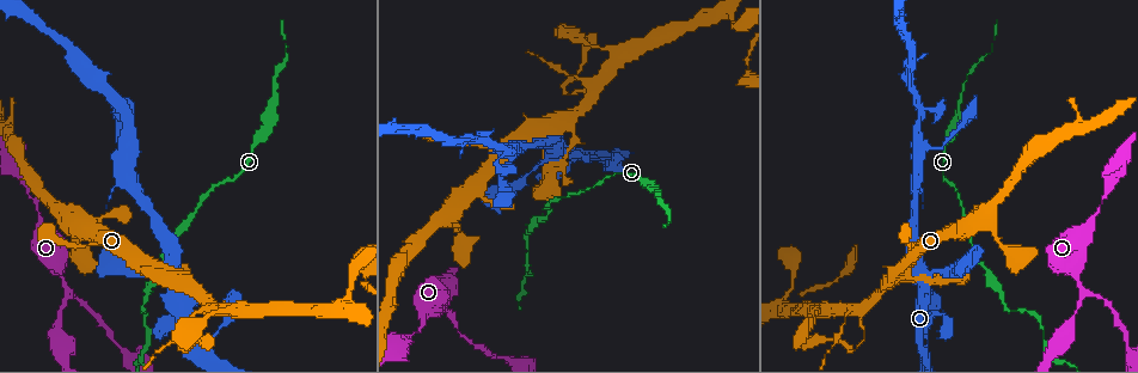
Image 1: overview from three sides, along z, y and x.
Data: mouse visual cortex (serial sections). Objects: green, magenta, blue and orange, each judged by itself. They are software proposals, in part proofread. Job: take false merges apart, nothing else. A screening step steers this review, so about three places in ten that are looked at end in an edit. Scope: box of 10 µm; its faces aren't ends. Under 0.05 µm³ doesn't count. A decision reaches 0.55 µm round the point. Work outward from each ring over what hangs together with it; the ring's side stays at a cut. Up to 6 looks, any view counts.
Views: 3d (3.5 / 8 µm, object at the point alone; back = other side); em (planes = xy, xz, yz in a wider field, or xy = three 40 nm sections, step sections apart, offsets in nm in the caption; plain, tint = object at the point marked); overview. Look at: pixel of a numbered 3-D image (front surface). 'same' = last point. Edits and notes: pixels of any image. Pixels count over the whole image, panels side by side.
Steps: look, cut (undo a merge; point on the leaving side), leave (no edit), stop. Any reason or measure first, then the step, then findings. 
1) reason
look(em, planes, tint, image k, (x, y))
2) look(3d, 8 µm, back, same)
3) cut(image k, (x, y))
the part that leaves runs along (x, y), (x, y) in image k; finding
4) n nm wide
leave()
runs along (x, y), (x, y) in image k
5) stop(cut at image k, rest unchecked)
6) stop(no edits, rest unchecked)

branch point
look(em, planes, tint, image 1, (126, 111))

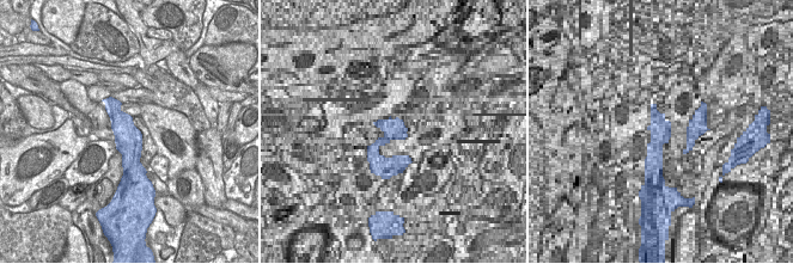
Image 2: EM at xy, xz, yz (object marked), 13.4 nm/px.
see where the arms go
look(3d, 3.5 µm, same)

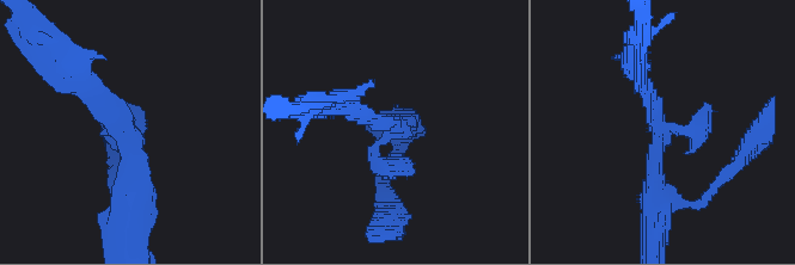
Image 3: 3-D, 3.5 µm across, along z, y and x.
leave()
runs along (132, 209), (132, 136), (73, 74) in image 3; all the same cell

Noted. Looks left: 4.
abrupt turn
look(3d, 3.5 µm, image 1, (144, 295))

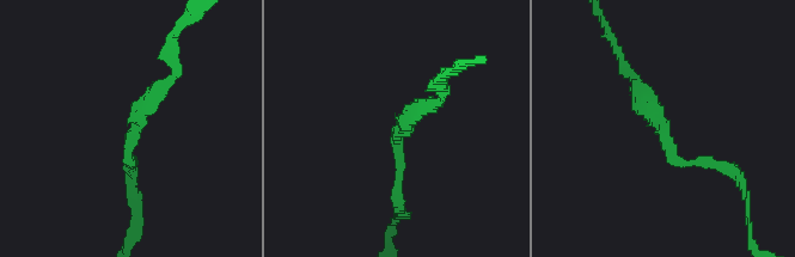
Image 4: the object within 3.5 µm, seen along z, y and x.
arms of 150, 200 nm; now the EM
look(em, xy, step 5, tint, image 4, (663, 132))

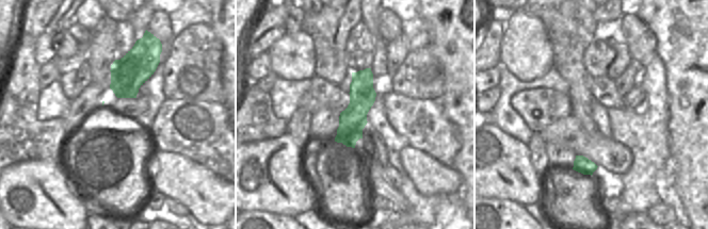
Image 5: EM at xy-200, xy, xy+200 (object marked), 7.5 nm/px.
leave()
runs along (629, 73), (678, 161), (725, 165) in image 4; all the same cell

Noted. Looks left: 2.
thin arm on a thick one
look(3d, 3.5 µm, image 1, (589, 92))

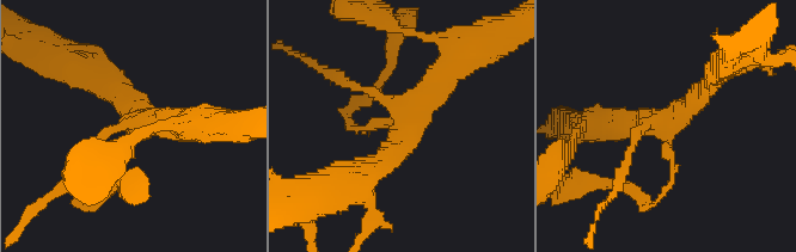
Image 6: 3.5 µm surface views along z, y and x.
leave()
runs along (365, 173), (400, 146), (452, 66) in image 6; all the same cell

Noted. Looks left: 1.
stop(no edits, rest unchecked)

